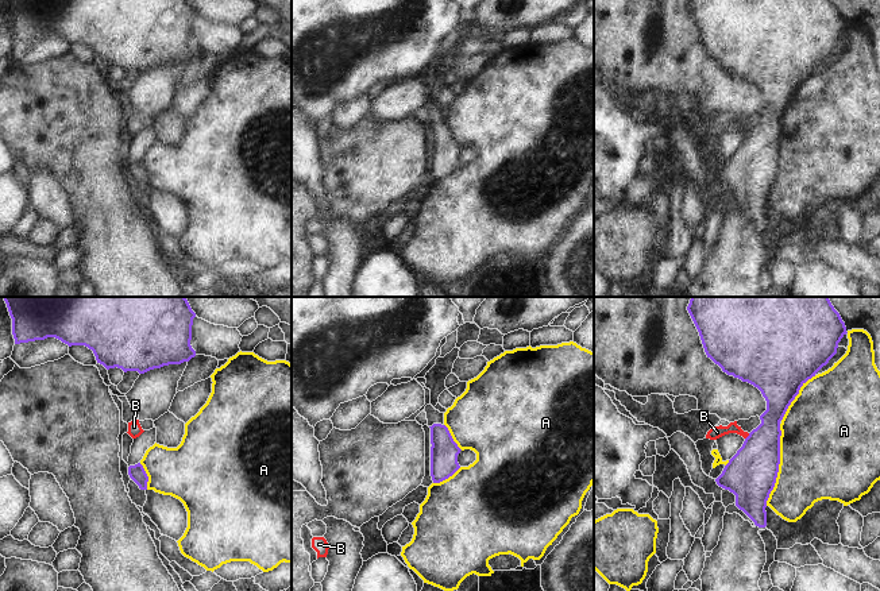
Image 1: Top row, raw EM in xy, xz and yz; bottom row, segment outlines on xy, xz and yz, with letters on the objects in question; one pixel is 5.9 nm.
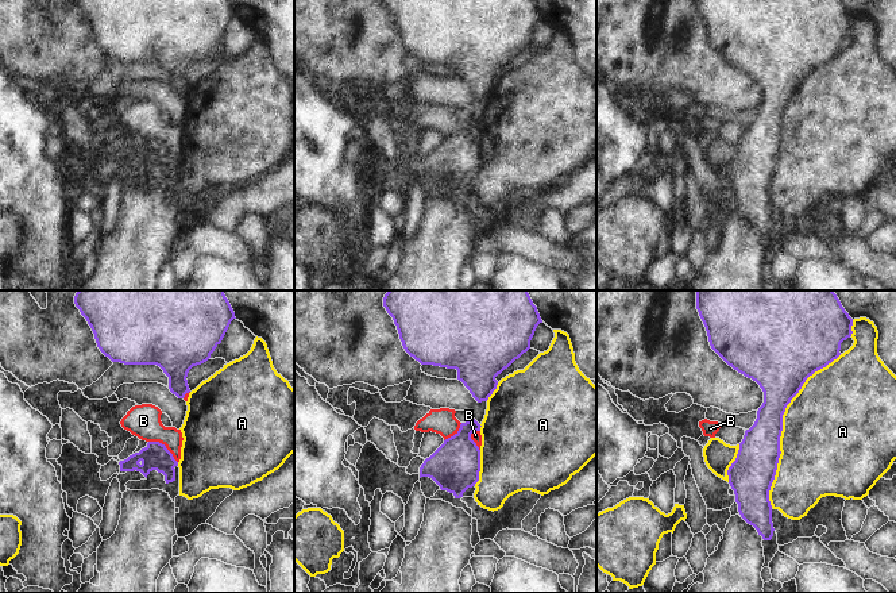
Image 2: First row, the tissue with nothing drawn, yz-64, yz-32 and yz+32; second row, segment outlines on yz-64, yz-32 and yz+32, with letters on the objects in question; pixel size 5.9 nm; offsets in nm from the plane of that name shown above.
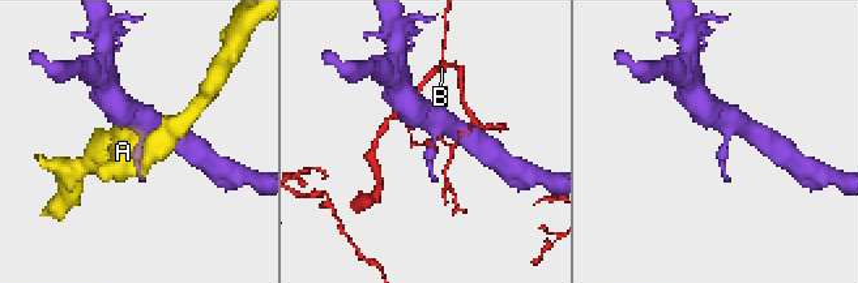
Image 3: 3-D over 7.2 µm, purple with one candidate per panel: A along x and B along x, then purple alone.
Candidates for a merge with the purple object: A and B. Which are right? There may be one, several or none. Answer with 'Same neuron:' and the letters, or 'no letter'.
Same neuron: no letter

